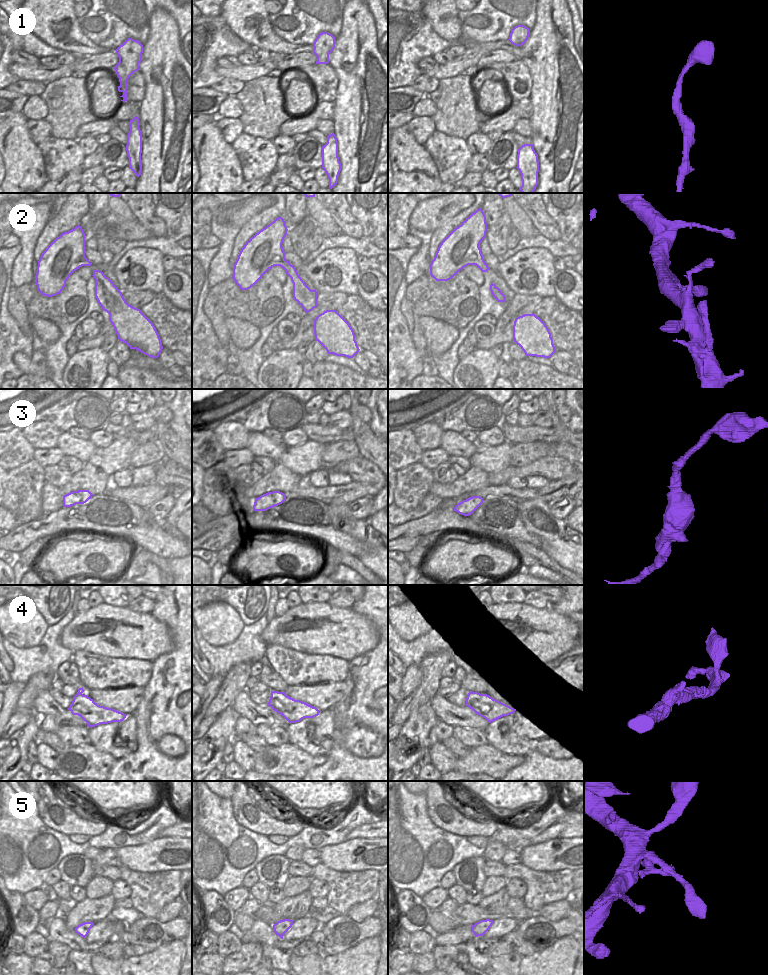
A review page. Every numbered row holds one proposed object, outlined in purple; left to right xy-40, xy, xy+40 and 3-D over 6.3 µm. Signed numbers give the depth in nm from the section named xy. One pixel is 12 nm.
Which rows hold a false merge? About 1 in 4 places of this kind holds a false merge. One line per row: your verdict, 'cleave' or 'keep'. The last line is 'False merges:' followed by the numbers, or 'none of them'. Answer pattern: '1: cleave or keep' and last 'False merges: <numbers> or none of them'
1: keep
2: keep
3: keep
4: keep
5: keep
False merges: none of them

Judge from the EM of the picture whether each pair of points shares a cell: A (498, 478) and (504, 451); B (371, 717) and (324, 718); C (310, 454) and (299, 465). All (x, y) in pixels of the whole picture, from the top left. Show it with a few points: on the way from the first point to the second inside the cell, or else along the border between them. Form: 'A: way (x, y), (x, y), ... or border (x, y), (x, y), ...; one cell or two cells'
A: border (510, 466), (489, 474); two cells
B: border (331, 708), (334, 723), (333, 742); two cells
C: way (307, 457), (302, 462); one cell

